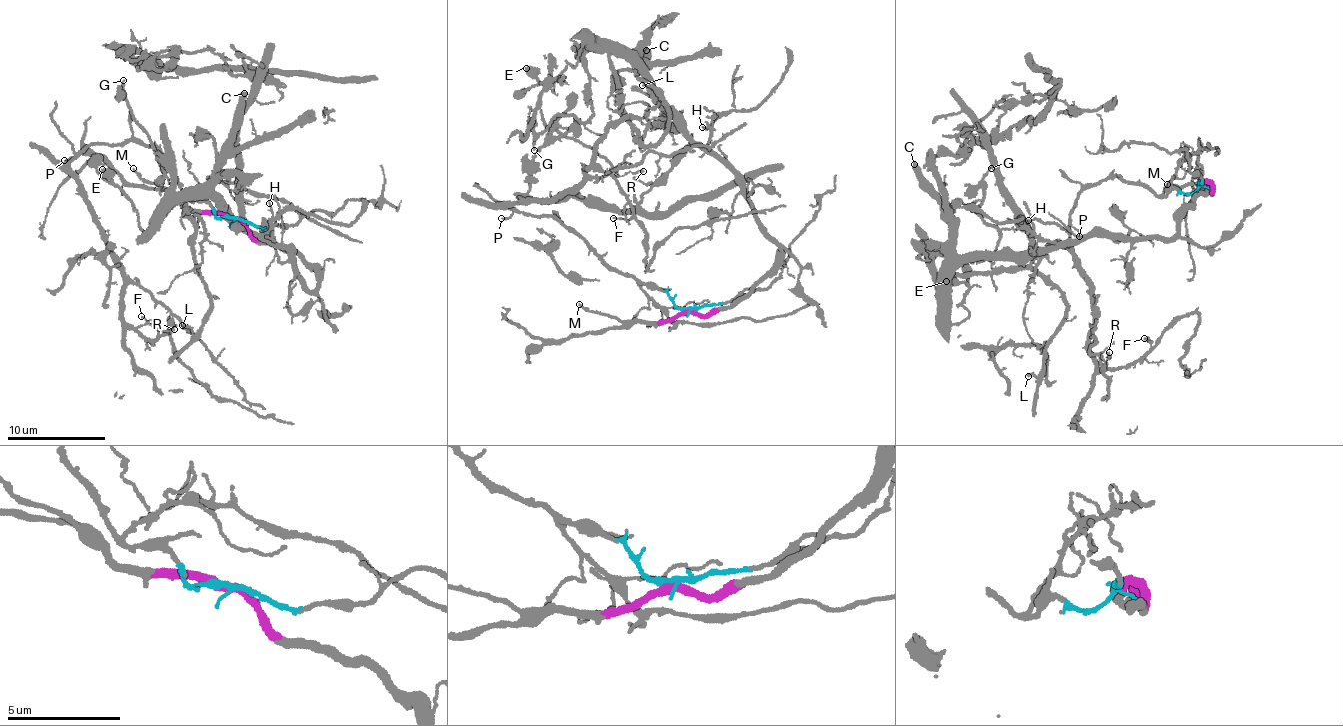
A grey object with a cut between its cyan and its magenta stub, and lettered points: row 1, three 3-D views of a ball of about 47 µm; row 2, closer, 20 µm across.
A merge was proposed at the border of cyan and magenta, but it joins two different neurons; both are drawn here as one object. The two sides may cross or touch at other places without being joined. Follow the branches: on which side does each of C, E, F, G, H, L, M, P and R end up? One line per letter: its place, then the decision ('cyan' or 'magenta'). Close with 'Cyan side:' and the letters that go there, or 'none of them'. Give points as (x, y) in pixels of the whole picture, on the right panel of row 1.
C: (914, 164) | magenta
E: (946, 281) | magenta
F: (1144, 338) | cyan
G: (991, 168) | magenta
H: (1028, 220) | magenta
L: (1028, 376) | magenta
M: (1167, 184) | magenta
P: (1079, 236) | cyan
R: (1109, 352) | cyan
Cyan side: F, P, R

